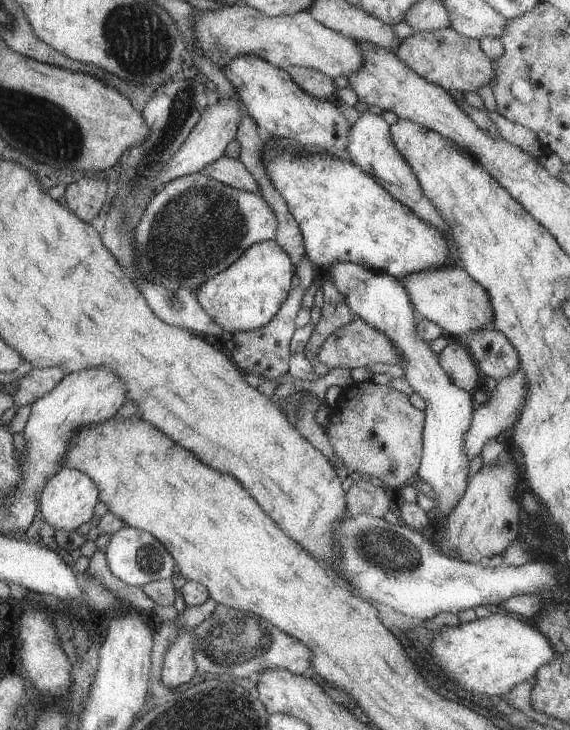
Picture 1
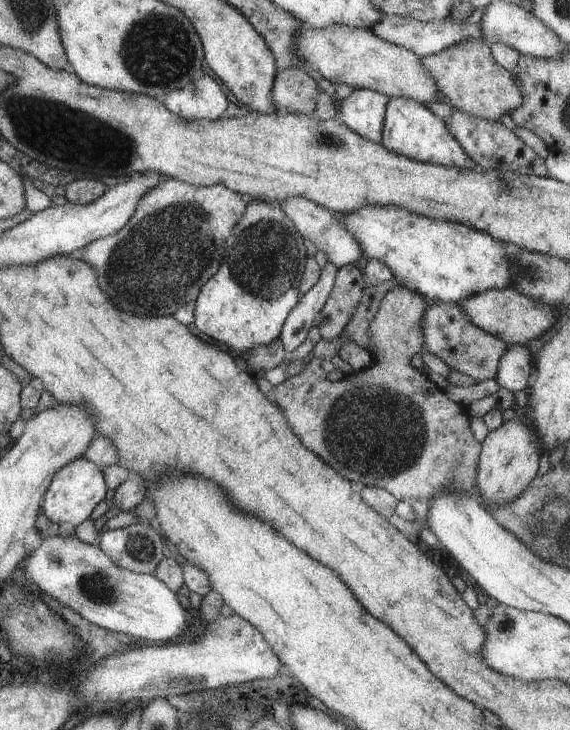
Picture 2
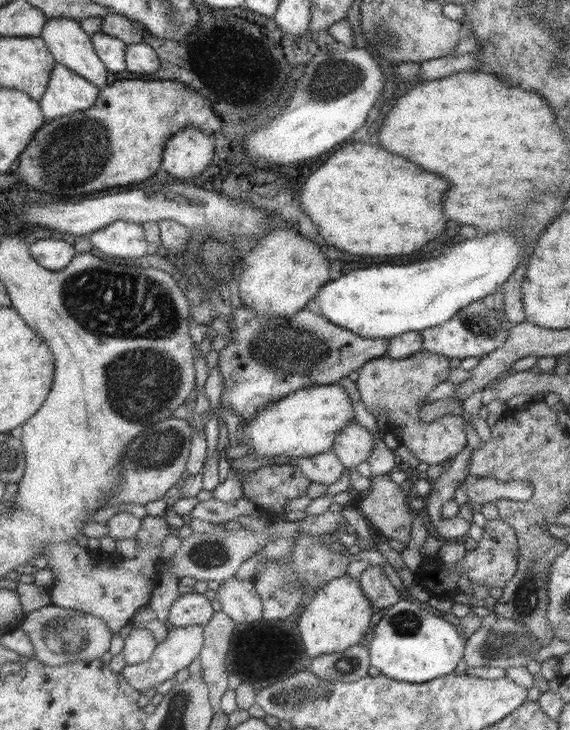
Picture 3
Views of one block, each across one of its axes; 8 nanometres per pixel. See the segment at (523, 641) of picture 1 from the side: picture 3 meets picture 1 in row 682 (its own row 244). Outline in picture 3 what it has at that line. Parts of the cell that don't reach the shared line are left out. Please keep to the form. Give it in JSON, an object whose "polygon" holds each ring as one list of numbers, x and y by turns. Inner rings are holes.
{"polygon":[[487,232,485,236,478,234,471,240,459,242,451,246,449,254,441,254,431,260,421,260,409,266,395,266,395,264,381,264,359,268,343,274,341,278,325,283,314,296,314,302,319,307,321,316,337,327,345,328,349,332,365,339,391,339,407,332,421,332,435,327,449,320,466,304,479,301,487,294,499,291,501,285,515,270,516,264,522,257,520,238,513,236,513,232]]}

